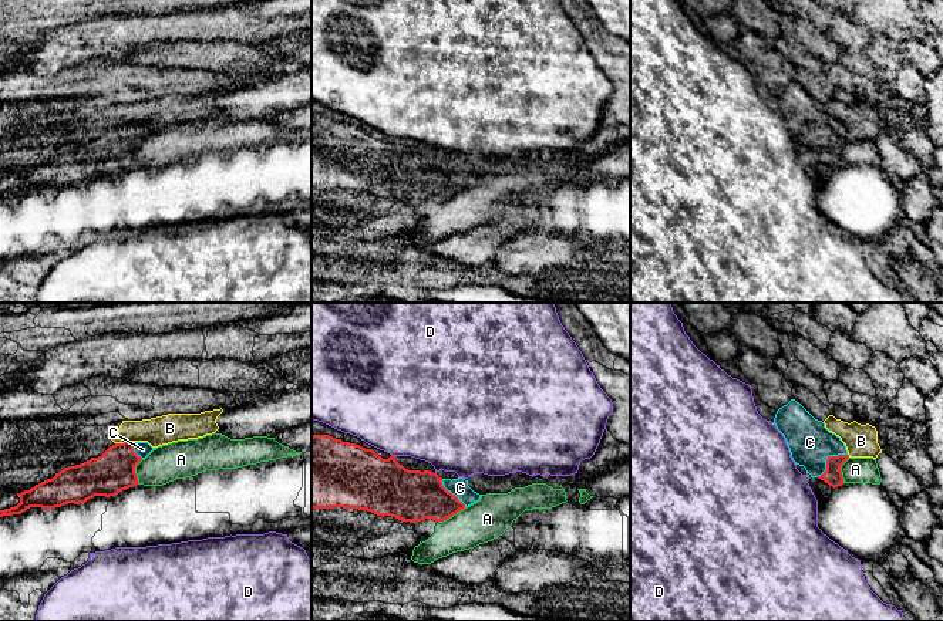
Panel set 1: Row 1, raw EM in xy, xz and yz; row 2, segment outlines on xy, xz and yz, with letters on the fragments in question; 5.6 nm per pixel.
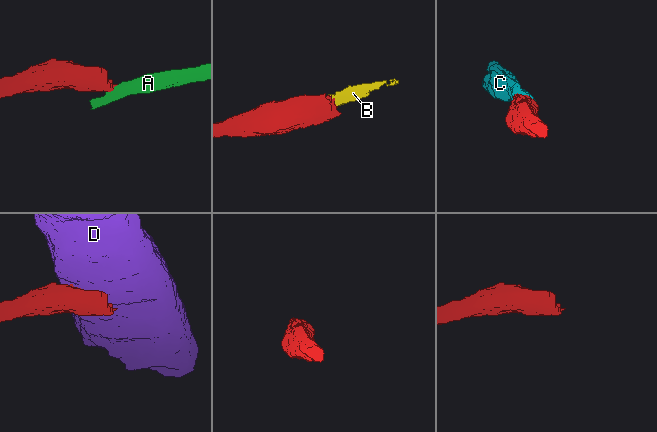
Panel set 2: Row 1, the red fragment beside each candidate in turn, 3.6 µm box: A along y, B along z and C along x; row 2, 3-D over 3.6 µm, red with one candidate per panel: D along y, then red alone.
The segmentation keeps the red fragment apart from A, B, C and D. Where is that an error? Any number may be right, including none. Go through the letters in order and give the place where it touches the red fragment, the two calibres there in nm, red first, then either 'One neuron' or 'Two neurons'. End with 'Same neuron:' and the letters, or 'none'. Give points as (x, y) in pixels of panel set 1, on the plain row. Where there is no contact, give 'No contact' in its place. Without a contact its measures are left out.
A: Touches red at xz (451, 198). Thickness 280 nm (red) against 240 nm. Two neurons
B: Touches red at xy (124, 124). Thickness 240 nm (red) against 160 nm. Two neurons
C: Touches red at yz (827, 141). Thickness 100 nm (red) against 240 nm. One neuron
D: Touches red at xz (391, 137). Thickness 360 nm (red) against 480 nm. Two neurons
Same neuron: C

